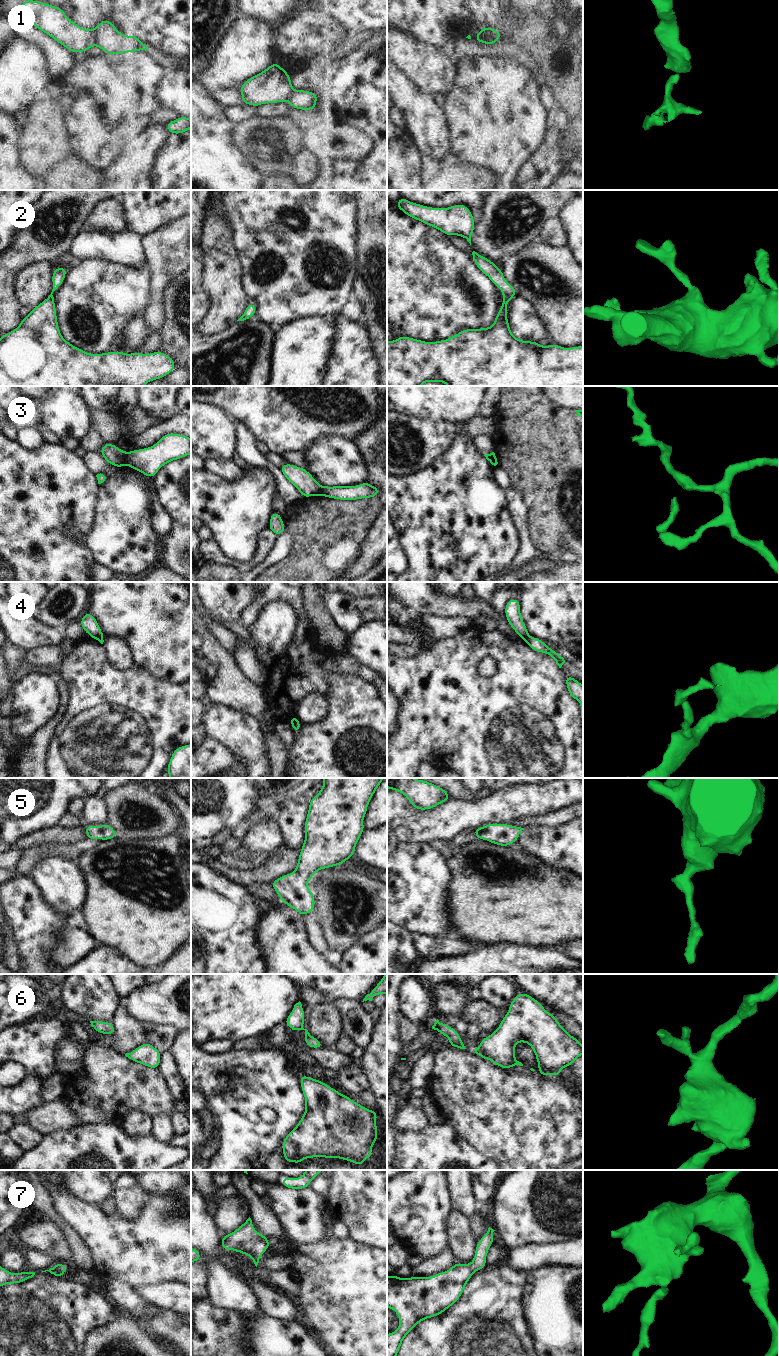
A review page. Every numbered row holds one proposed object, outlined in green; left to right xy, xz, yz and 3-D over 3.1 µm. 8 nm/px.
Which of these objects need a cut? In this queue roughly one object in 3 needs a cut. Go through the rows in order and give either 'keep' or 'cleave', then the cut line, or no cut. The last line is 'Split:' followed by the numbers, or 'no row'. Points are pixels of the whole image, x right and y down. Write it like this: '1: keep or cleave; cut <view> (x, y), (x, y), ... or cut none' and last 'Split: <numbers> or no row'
1: cleave; cut yz (482, 28), (487, 34), (487, 41), (485, 43)
2: keep; cut none
3: cleave; cut xy (125, 452), (124, 463)
4: cleave; cut yz (528, 635), (524, 639)
5: keep; cut none
6: keep; cut none
7: keep; cut none
Split: 1, 3, 4

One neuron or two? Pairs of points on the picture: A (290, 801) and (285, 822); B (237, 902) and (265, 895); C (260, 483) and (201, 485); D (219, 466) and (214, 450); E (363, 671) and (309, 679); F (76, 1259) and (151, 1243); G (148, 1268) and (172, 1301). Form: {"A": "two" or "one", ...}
{"A": "one", "B": "two", "C": "one", "D": "two", "E": "one", "F": "two", "G": "two"}

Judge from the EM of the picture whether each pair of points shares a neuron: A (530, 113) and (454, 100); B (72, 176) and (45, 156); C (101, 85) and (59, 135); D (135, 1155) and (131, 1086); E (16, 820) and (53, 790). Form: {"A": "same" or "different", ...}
{"A": "same", "B": "different", "C": "different", "D": "different", "E": "same"}

